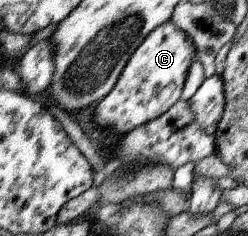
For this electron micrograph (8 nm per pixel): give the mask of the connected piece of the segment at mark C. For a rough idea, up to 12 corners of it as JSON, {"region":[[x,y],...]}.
{"region":[[171,20],[133,52],[92,123],[123,135],[171,109],[197,56]]}

